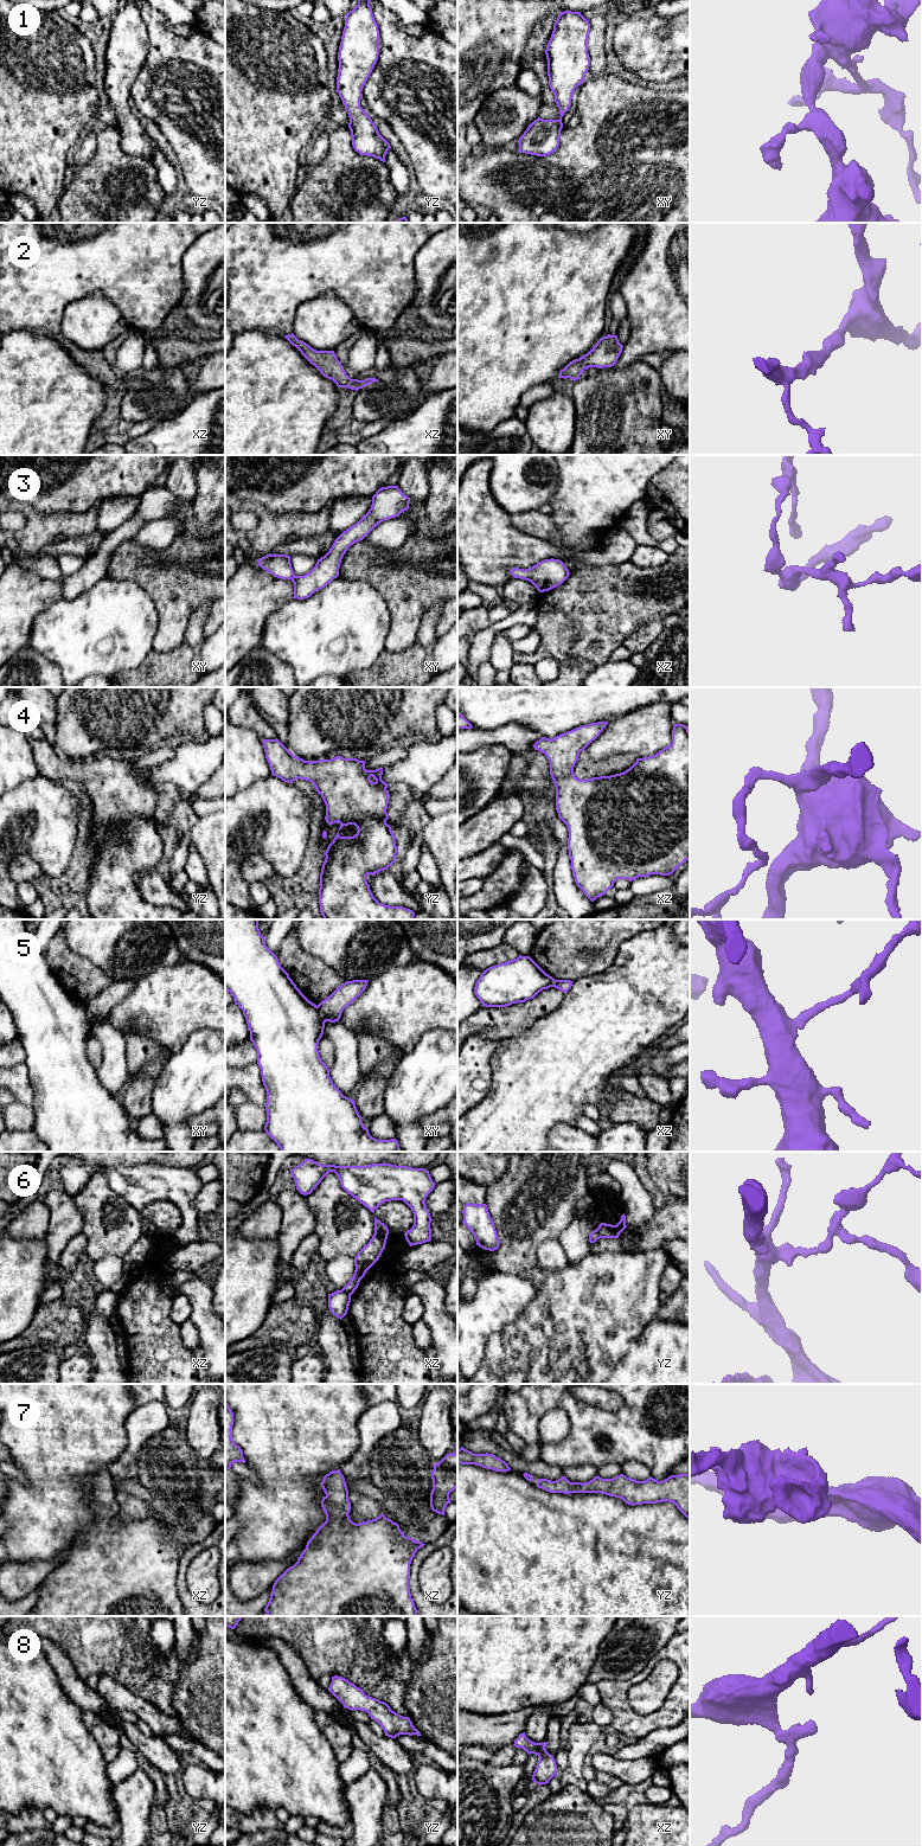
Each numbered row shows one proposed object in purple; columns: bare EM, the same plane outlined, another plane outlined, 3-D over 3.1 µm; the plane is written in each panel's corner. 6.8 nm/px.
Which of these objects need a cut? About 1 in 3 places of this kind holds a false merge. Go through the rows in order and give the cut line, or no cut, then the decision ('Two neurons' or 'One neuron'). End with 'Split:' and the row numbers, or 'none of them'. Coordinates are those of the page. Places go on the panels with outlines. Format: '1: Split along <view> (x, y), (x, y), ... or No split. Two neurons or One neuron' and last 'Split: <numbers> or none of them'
1: No split. One neuron
2: No split. One neuron
3: No split. One neuron
4: No split. One neuron
5: Split along xy (317, 1006), (319, 1016), (325, 1021). Two neurons
6: Split along xz (341, 1289), (350, 1295). Two neurons
7: No split. One neuron
8: No split. One neuron
Split: 5, 6

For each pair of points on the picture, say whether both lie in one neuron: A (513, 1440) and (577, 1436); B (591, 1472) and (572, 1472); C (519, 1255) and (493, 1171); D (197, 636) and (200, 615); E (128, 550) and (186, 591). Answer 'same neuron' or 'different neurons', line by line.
A: different neurons
B: same neuron
C: different neurons
D: same neuron
E: same neuron

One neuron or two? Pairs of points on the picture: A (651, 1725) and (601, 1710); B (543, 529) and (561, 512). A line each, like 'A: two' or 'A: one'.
A: two
B: two

